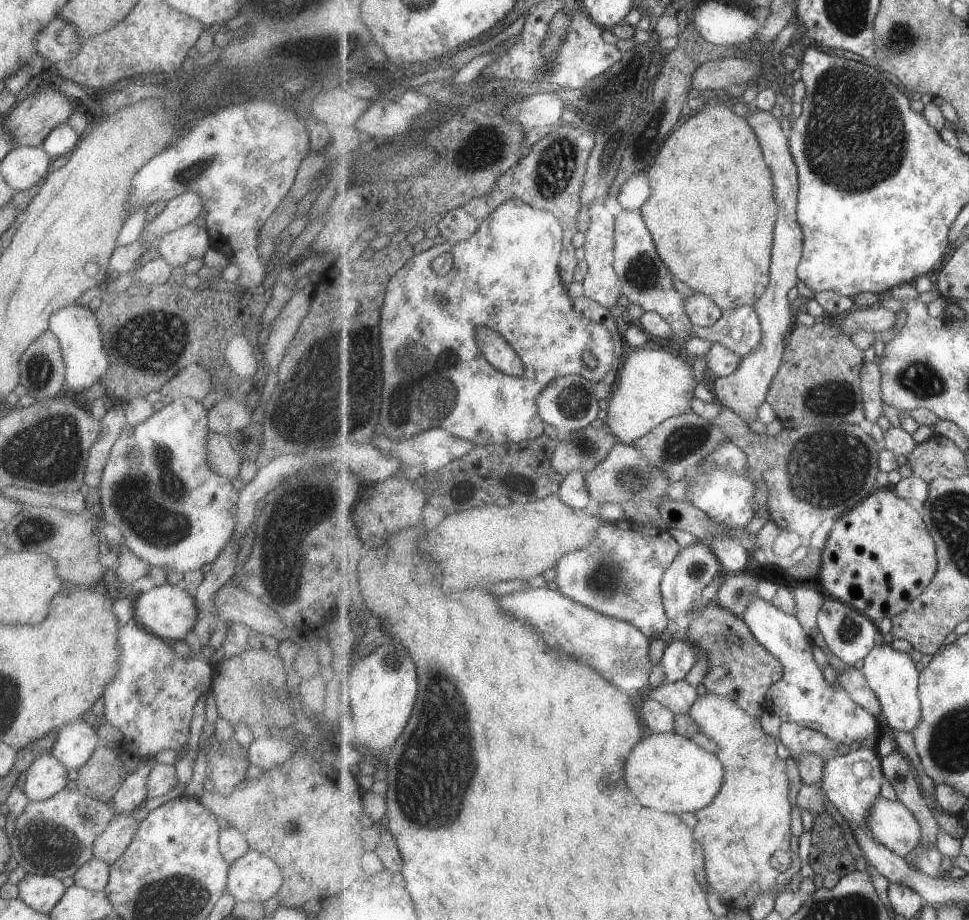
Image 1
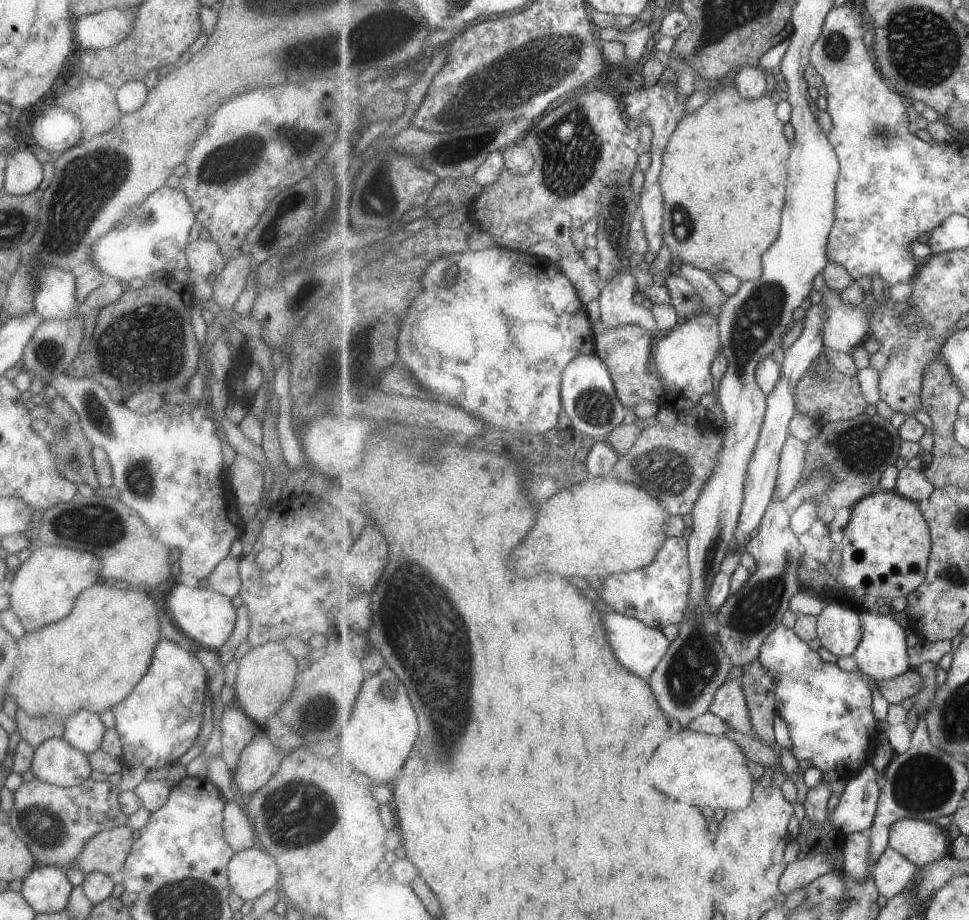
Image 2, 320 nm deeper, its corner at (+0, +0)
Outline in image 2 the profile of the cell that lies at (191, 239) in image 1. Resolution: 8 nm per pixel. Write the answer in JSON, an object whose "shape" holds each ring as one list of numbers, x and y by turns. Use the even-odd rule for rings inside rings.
{"shape":[[205,235,189,243,184,253,187,267,198,280,209,274,219,274,227,261,222,257,218,244]]}

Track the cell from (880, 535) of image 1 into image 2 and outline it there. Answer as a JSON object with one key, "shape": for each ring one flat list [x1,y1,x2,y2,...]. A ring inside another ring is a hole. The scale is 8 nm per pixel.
{"shape":[[878,489,861,499,852,512,853,518,843,540,843,568,839,570,839,580,855,594,851,599,862,606,869,594,877,599,889,598,887,603,899,596,907,598,925,582,933,548,930,525,919,506,895,489]]}

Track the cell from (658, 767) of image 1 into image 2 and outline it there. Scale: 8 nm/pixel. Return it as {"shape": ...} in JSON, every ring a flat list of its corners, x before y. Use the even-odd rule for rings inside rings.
{"shape":[[683,730,659,748,651,766,659,788,677,800,721,810,743,810,749,806,754,795,755,780,747,761,741,745,727,735]]}

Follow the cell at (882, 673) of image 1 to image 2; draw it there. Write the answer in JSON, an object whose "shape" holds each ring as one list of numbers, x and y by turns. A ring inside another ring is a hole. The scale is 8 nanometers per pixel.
{"shape":[[860,608,863,638,853,651,859,669,875,680,877,684,907,672,910,668,909,644,903,626,889,614,879,614]]}

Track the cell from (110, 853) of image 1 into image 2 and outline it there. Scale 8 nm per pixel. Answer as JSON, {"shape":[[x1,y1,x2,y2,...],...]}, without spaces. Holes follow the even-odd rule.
{"shape":[[123,825,93,834,83,843,79,854,70,863,63,865,61,870,66,872,73,868,80,870,83,876,103,873,117,877,134,841,132,831]]}

